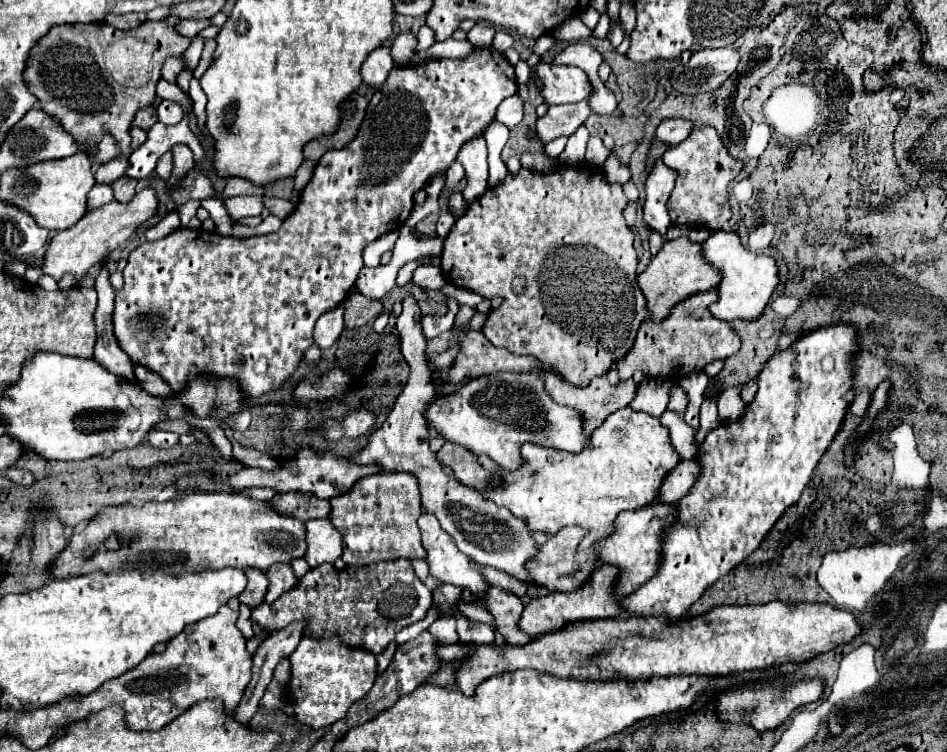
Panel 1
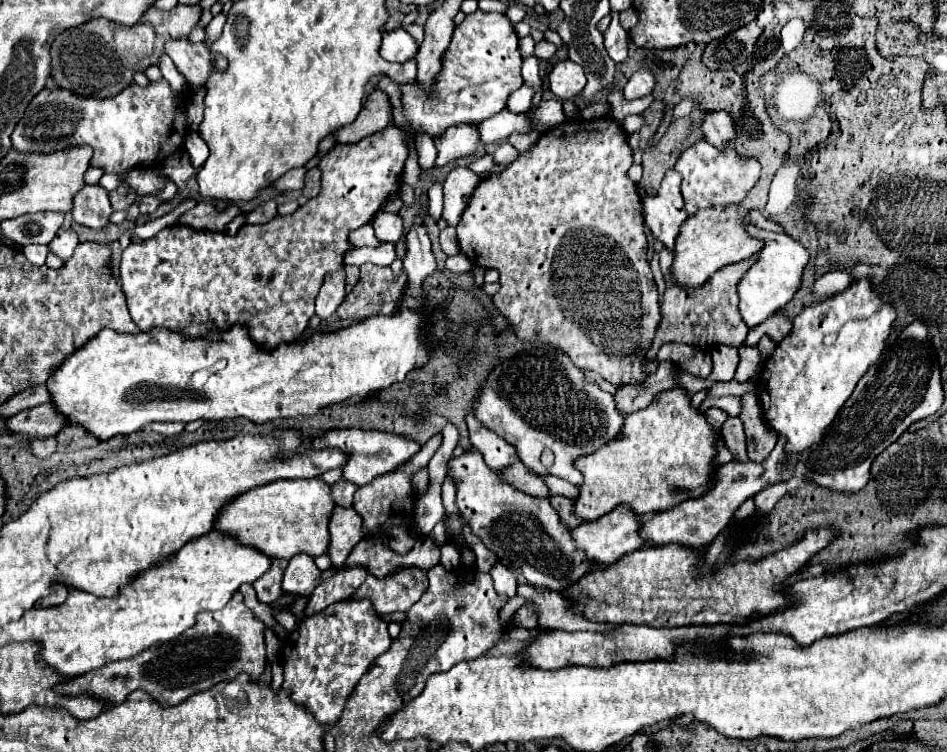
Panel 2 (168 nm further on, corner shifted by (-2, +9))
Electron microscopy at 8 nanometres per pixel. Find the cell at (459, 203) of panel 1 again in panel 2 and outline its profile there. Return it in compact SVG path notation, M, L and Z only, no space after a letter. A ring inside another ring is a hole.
M465 166L453 168L443 180L444 209L442 218L448 226L456 228L465 210L465 194L471 194L479 184L479 178Z

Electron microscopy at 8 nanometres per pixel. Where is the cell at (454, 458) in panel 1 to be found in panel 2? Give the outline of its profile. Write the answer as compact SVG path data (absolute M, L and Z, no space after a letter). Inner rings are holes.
M517 460L505 472L499 472L499 476L507 484L515 486L517 490L521 490L525 494L531 494L531 496L537 496L537 498L549 498L551 496L551 492L547 488L547 484L543 482L543 478L533 474L529 468L525 468L525 464L521 464L521 460Z

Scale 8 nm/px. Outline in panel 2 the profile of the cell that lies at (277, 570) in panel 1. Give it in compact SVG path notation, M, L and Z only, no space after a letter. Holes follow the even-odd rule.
M301 554L289 560L281 586L287 594L311 596L311 592L319 586L319 582L321 582L321 570L315 566L311 556Z

